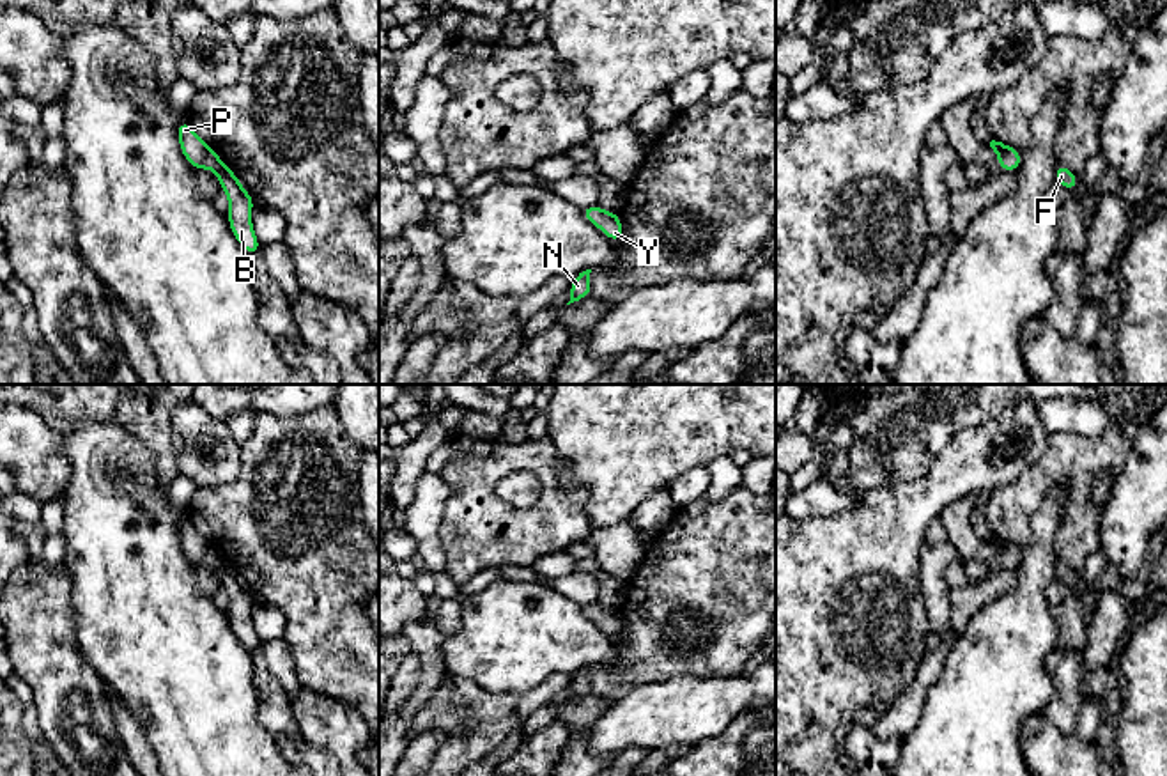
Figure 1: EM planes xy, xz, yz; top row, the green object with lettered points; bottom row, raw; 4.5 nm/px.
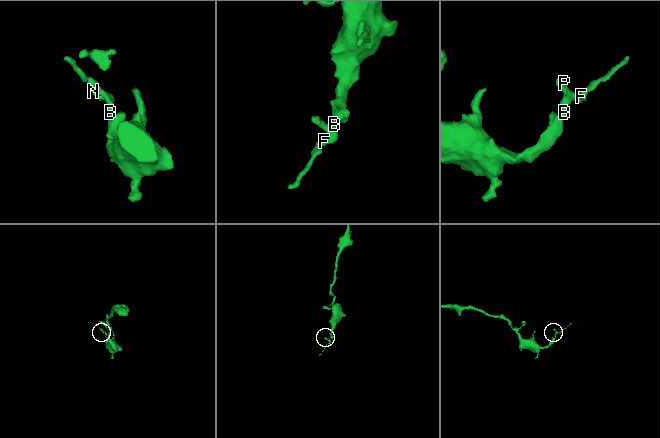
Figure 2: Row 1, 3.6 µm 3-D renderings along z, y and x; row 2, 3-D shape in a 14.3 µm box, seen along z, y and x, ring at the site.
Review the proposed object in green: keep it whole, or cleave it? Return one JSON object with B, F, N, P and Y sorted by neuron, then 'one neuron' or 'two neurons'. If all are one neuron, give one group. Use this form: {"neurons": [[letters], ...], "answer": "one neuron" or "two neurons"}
{"neurons": [["B", "F", "N", "P", "Y"]], "answer": "one neuron"}

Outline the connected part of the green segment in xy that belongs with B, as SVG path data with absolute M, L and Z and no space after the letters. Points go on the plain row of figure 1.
M186 516L177 523L177 533L182 553L195 567L202 565L216 569L220 583L230 601L227 609L230 627L244 648L250 654L255 652L260 647L260 640L251 620L251 608L255 601L251 592L239 579L234 567L230 567L207 542L207 539L195 530Z

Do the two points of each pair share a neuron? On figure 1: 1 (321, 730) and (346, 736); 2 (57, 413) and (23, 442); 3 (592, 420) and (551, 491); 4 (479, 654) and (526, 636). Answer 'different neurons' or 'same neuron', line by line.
1: same neuron
2: different neurons
3: different neurons
4: same neuron

